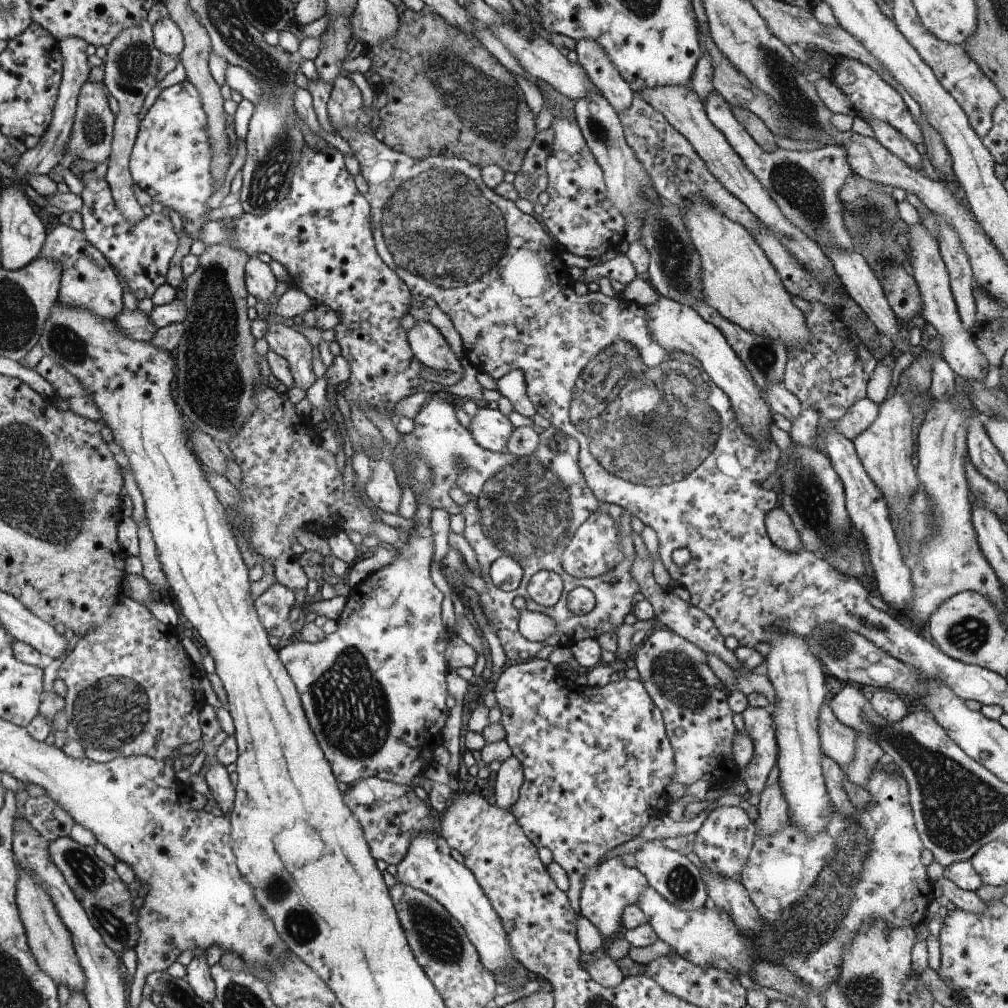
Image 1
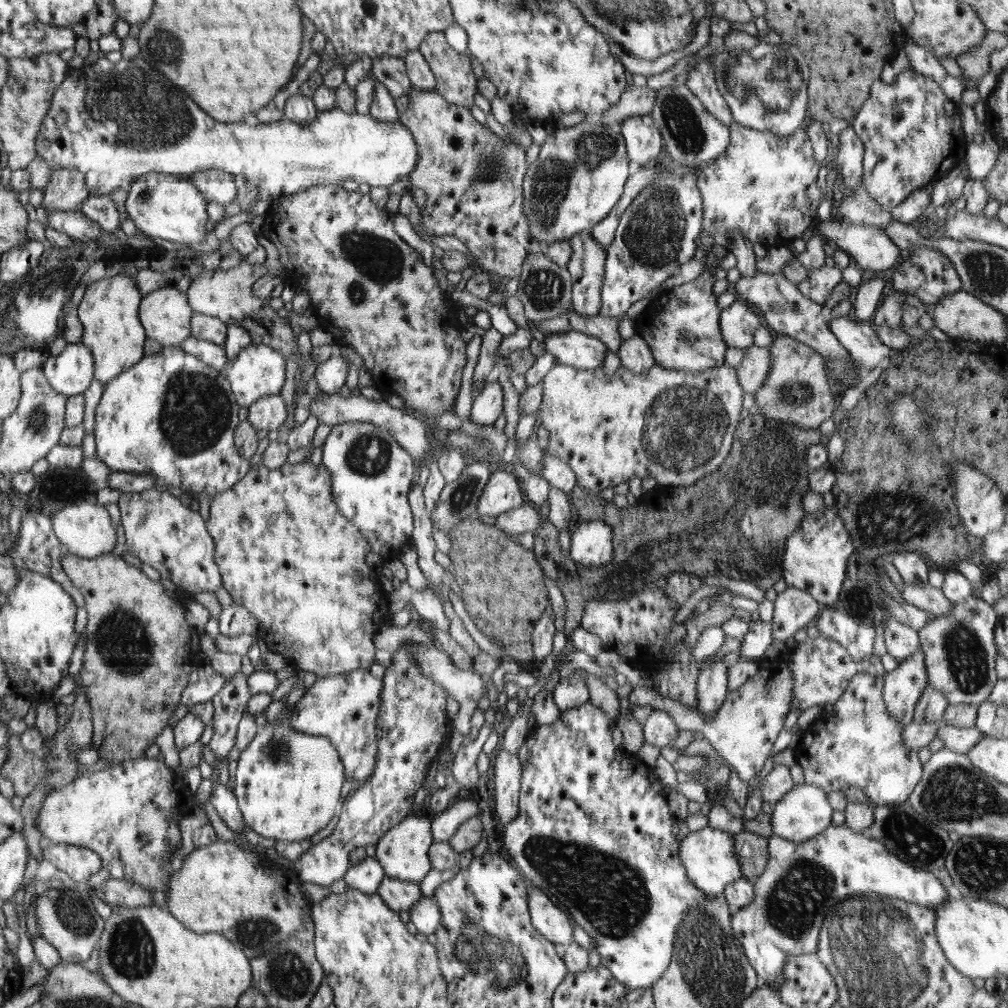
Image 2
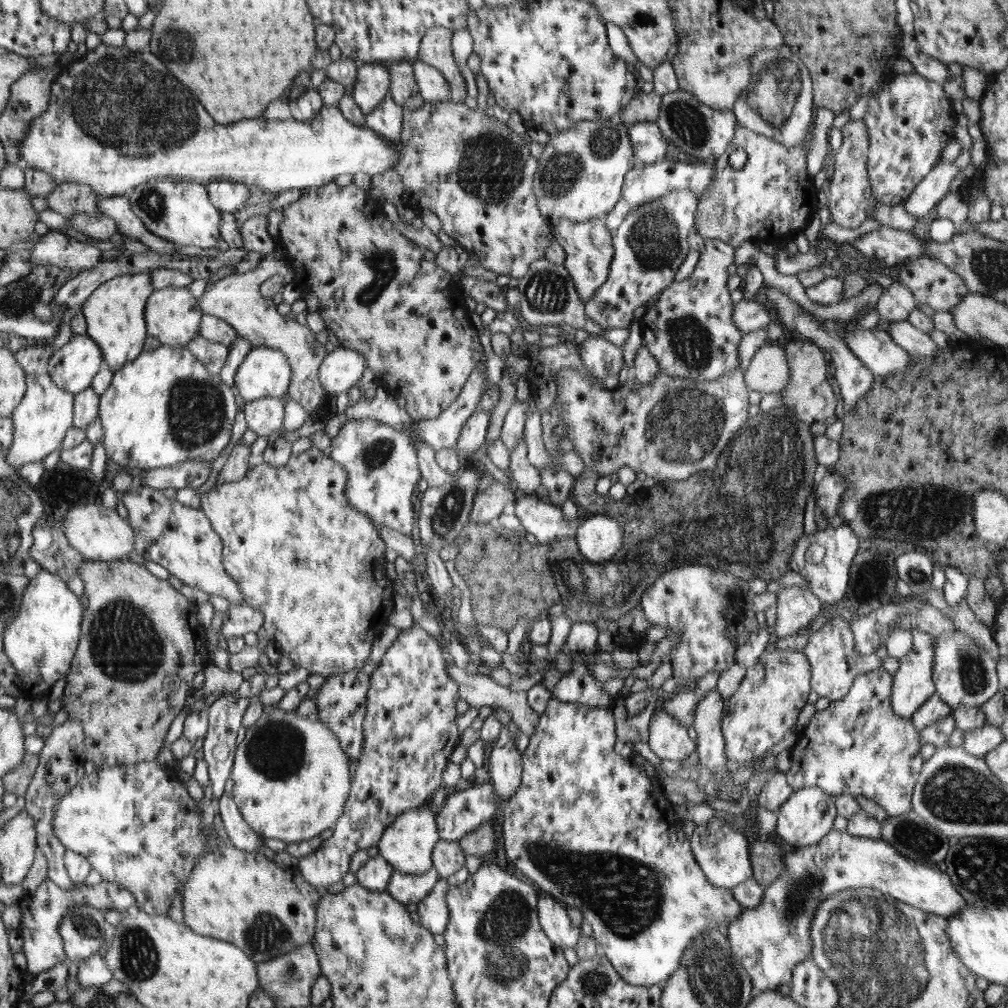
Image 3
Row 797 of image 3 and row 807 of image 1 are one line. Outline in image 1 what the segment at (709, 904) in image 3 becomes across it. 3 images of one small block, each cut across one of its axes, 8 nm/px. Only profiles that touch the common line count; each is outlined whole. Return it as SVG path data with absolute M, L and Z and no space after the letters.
M536 659L524 661L524 664L513 664L504 669L498 681L495 683L495 694L497 704L501 710L501 723L505 728L505 741L510 745L512 754L523 763L525 780L522 790L519 791L519 799L509 810L520 819L524 832L535 843L536 848L548 848L552 852L554 862L564 868L568 880L572 908L575 912L581 912L580 903L582 900L582 890L588 876L588 869L600 866L606 861L606 853L616 846L628 842L639 836L638 834L651 822L658 822L665 816L666 806L670 802L670 796L666 793L666 786L673 782L676 774L676 764L674 764L674 754L670 746L670 737L664 732L664 721L662 720L662 710L654 706L655 701L651 699L650 693L640 679L628 679L624 677L616 682L610 682L606 686L590 687L576 684L568 676L564 676L563 669L556 664L552 664L549 659Z

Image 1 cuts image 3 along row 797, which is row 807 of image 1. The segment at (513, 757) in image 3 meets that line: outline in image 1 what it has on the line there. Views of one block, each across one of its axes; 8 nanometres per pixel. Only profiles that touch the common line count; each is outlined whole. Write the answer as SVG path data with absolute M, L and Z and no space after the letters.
M512 755L508 760L504 760L497 771L494 784L496 805L504 809L514 806L519 799L519 791L522 790L524 780L523 763L519 758Z

